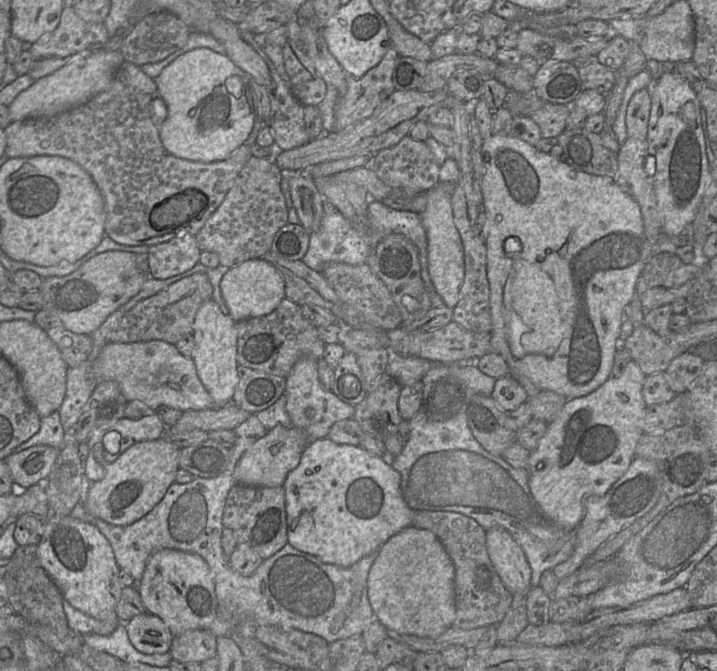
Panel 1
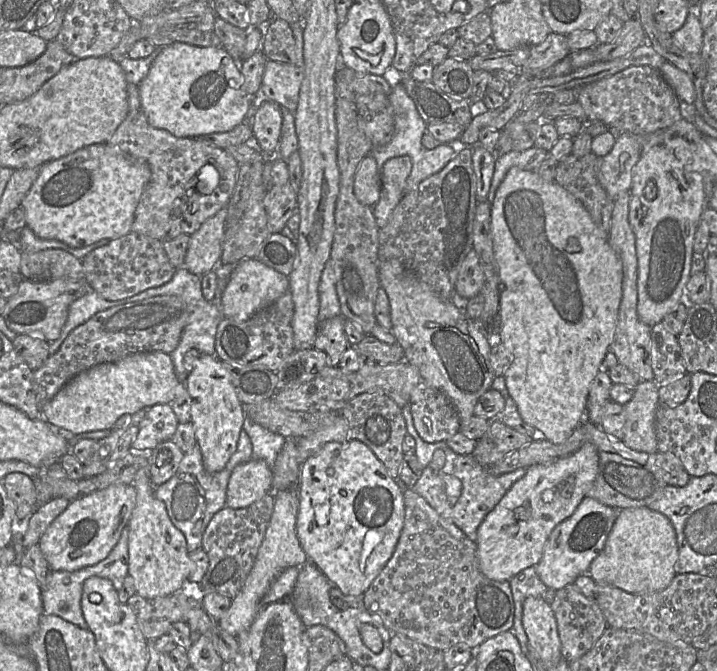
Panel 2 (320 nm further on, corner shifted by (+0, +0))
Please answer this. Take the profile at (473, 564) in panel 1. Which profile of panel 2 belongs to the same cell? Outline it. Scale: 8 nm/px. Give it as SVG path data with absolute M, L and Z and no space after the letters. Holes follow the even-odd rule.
M405 489L403 495L405 508L404 525L392 557L363 595L366 610L370 614L379 617L392 634L403 634L412 640L442 652L456 644L465 644L471 649L476 650L487 639L510 631L514 622L514 600L509 581L495 581L487 578L479 568L476 542L471 541L452 522L441 517L423 497L412 491L412 489Z

